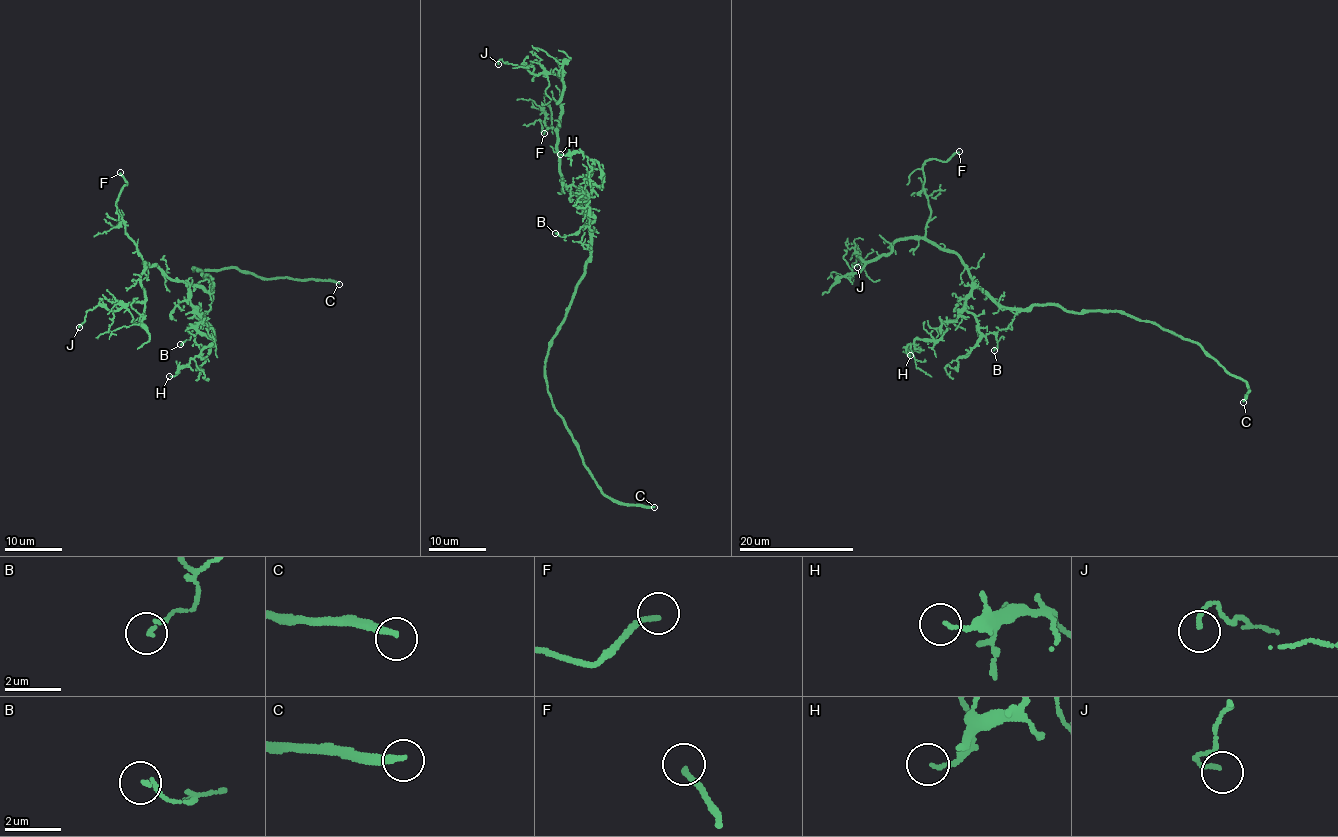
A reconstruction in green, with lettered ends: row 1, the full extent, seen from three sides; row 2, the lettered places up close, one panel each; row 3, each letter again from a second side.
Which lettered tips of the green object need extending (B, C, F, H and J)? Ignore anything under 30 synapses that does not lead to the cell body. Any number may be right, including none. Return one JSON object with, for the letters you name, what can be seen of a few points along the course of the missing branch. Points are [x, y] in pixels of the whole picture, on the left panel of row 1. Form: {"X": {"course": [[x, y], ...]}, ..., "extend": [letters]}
{"F": {"course": [[120, 172], [131, 167], [139, 151], [137, 147]]}, "extend": ["C", "F"]}

